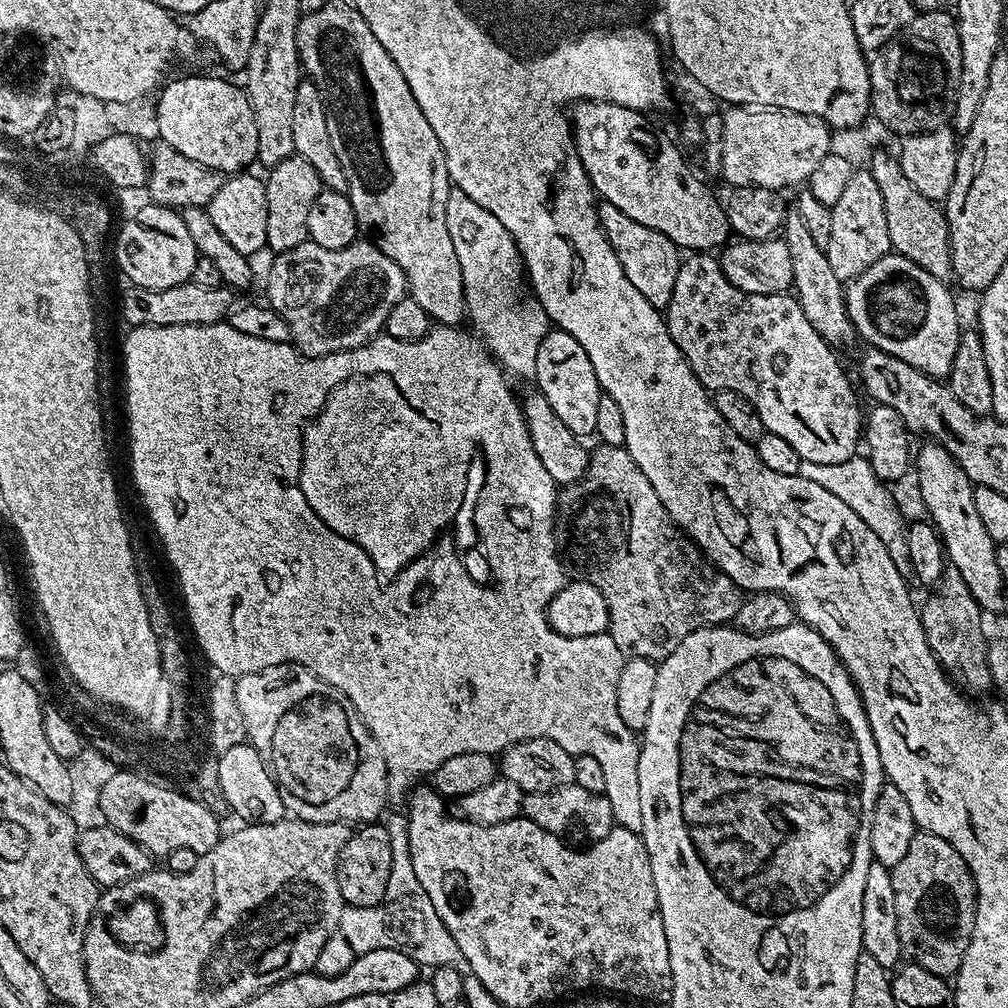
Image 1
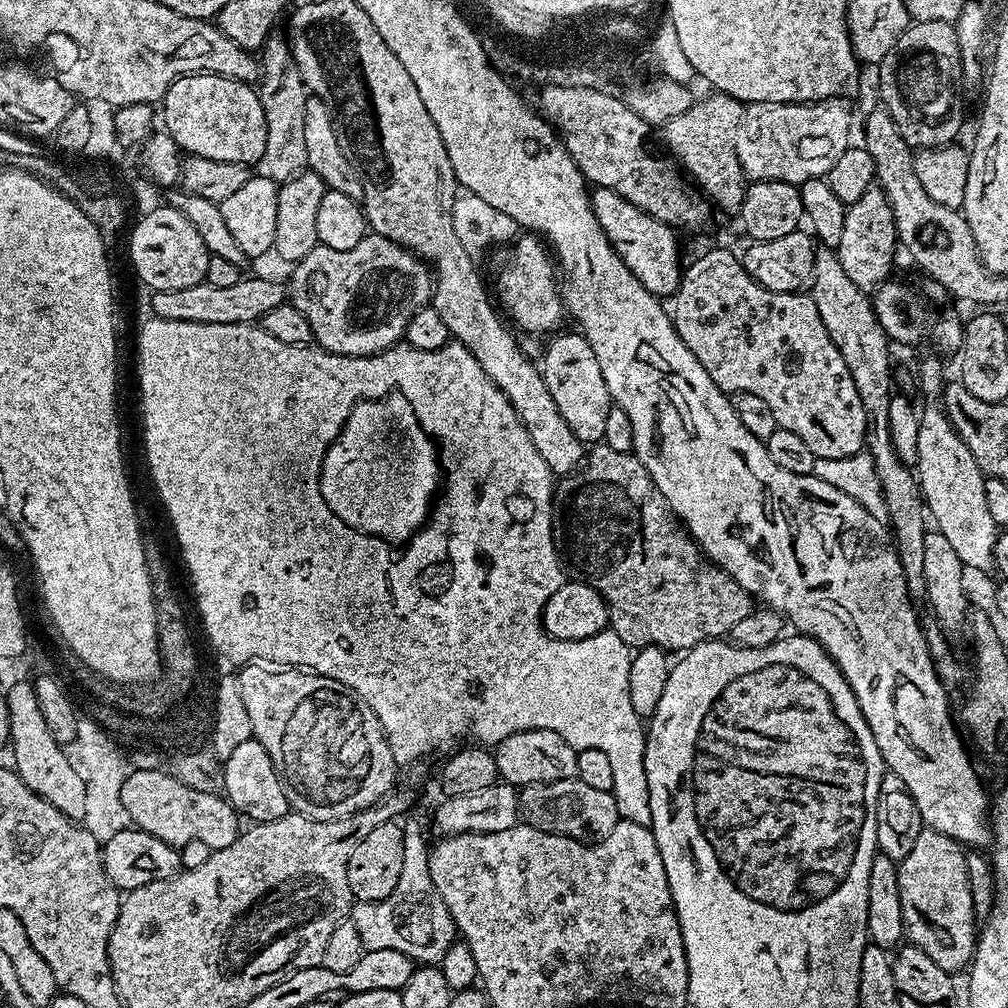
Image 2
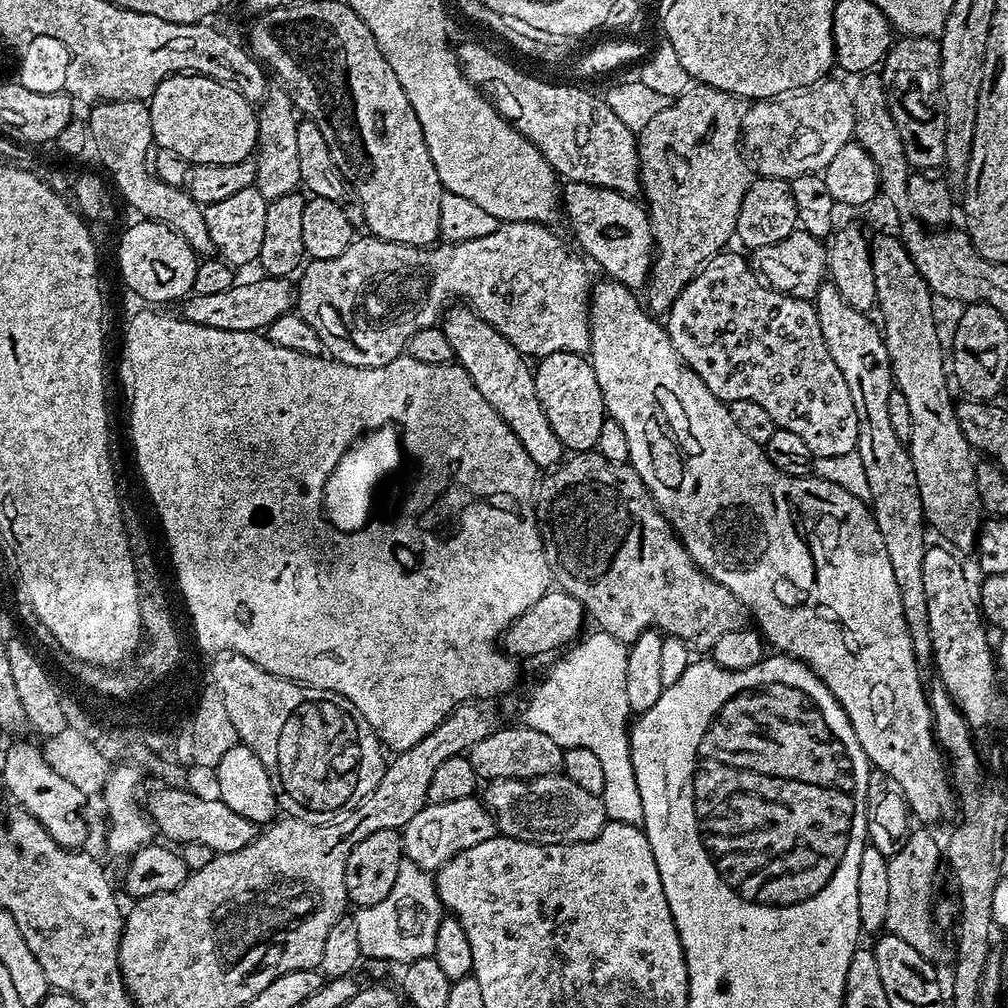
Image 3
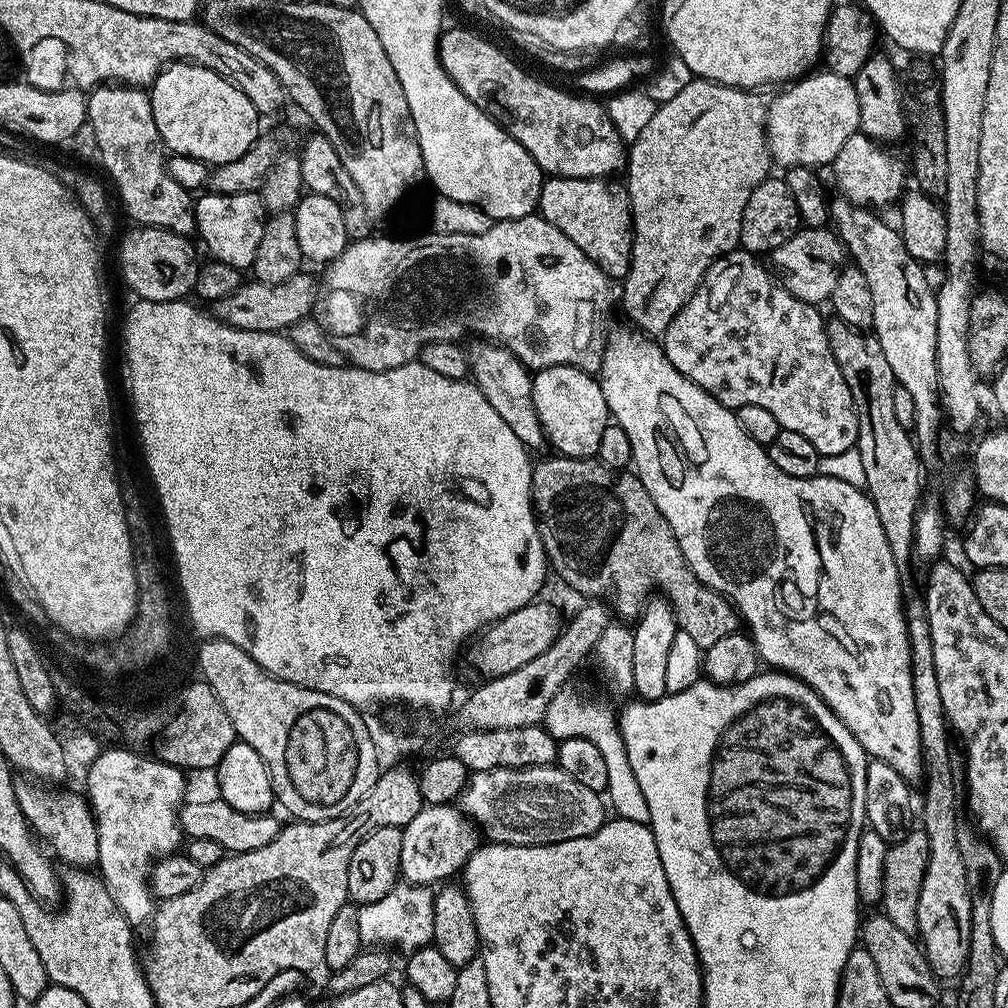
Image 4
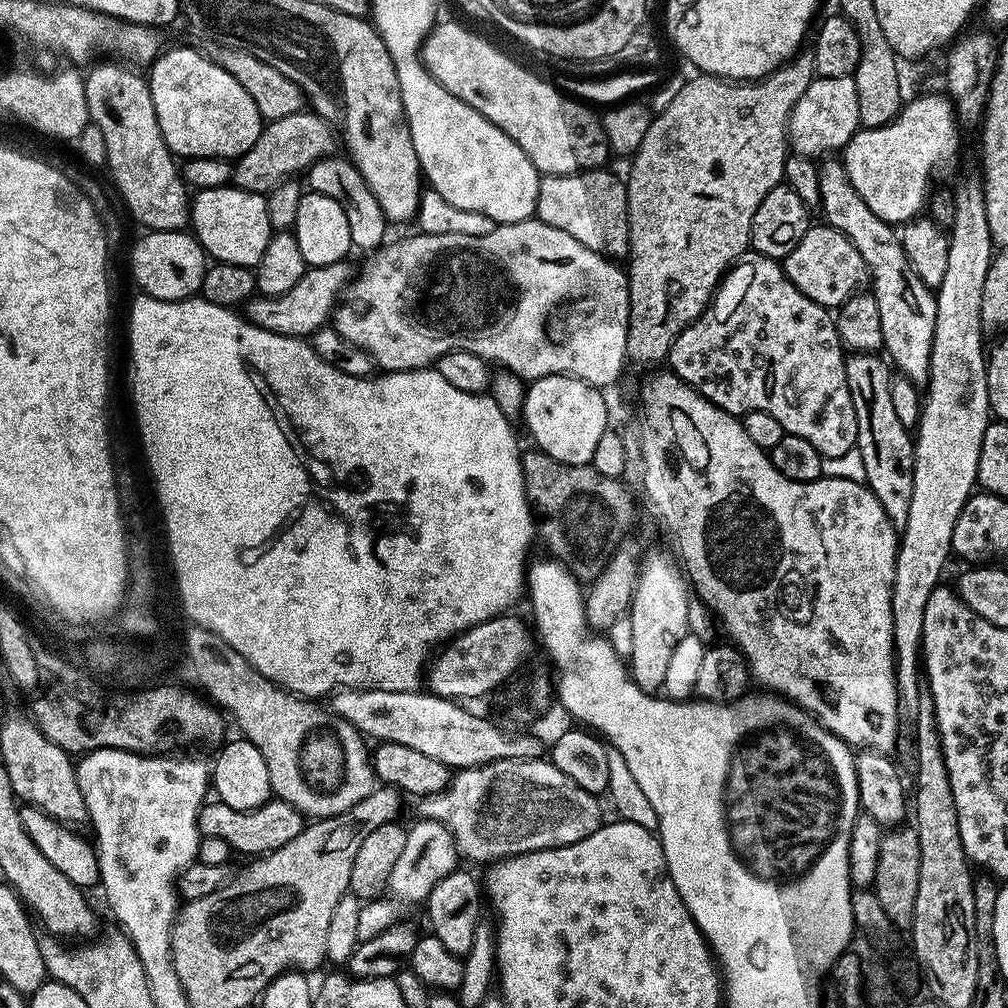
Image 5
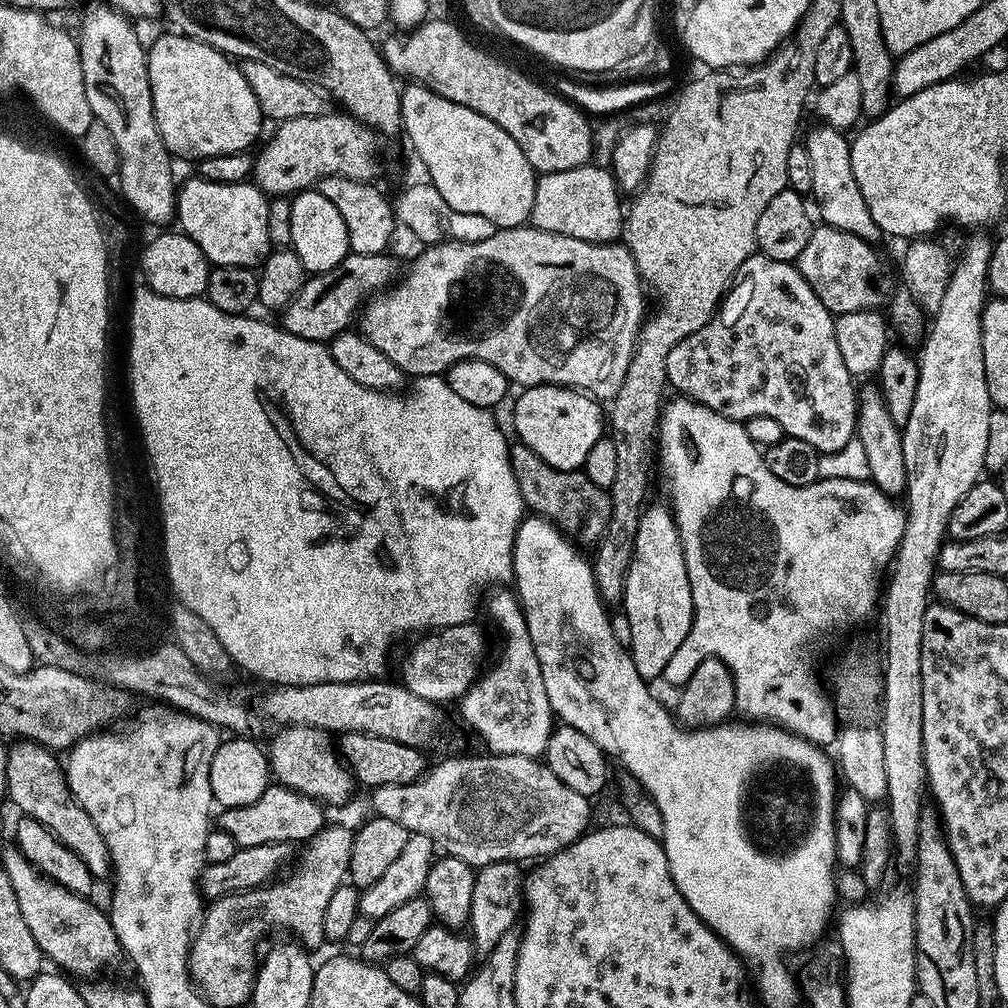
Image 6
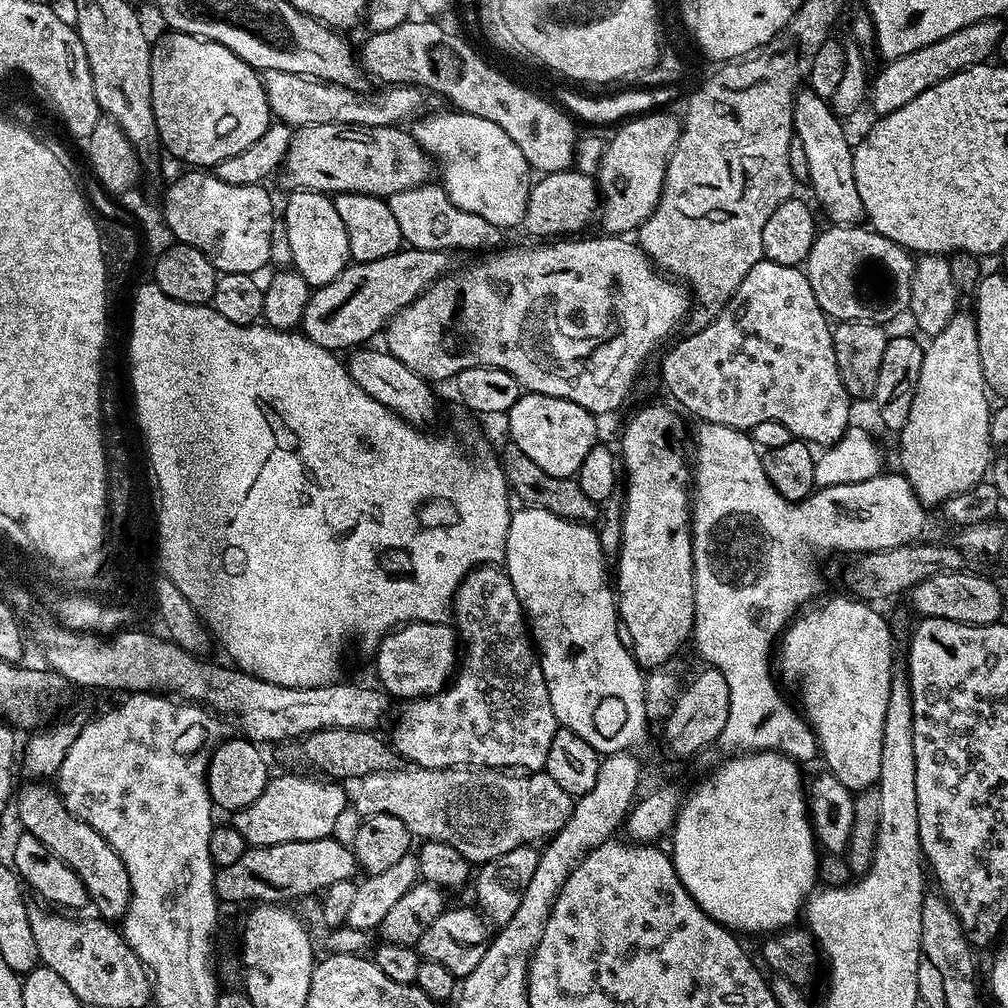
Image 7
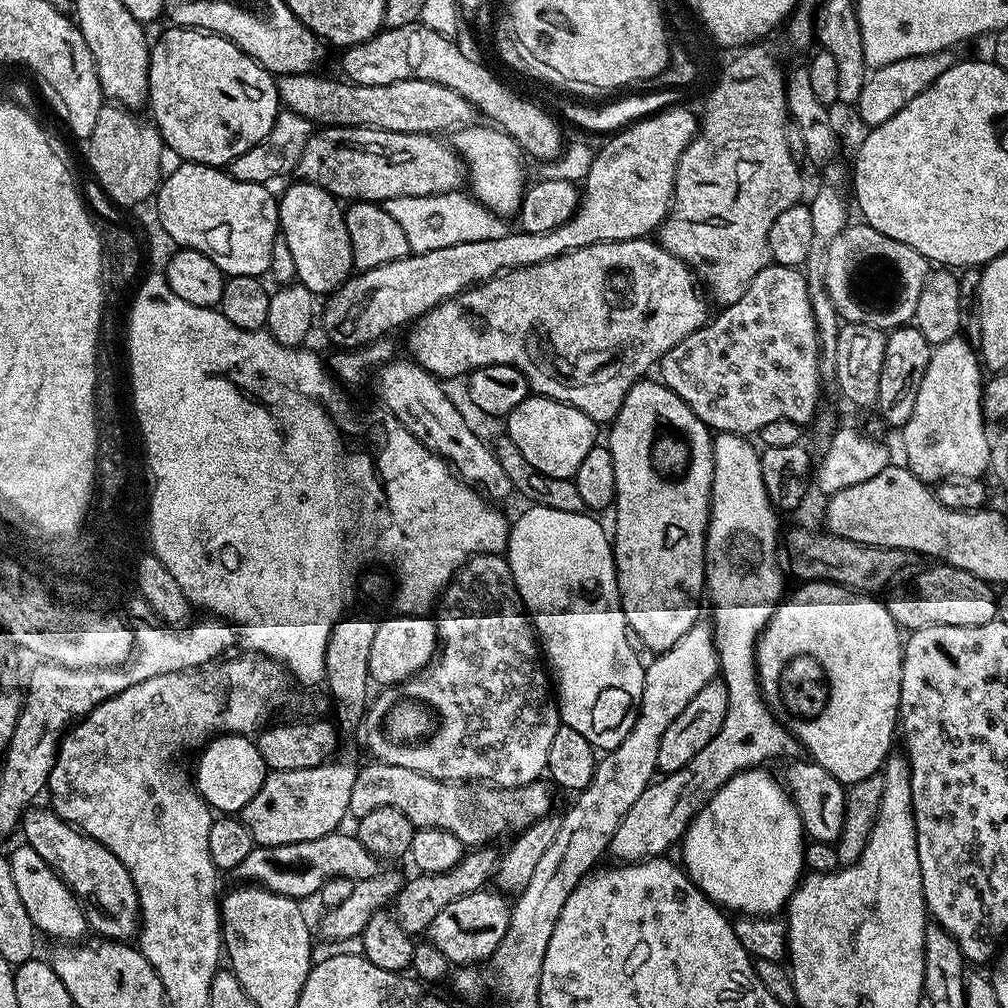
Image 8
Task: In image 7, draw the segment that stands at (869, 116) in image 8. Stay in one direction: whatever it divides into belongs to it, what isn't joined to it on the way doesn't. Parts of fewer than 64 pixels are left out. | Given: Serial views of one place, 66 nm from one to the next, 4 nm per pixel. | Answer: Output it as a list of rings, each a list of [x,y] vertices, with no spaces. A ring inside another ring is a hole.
[[[999,19],[979,20],[946,38],[938,38],[938,42],[930,42],[930,46],[922,46],[922,50],[910,50],[910,54],[902,54],[902,58],[887,61],[880,73],[873,75],[866,97],[867,103],[872,104],[877,117],[889,116],[894,110],[906,106],[922,90],[930,90],[938,82],[958,74],[975,64],[985,63],[988,55],[997,51],[1000,35],[1006,31],[1005,25],[1000,25]]]

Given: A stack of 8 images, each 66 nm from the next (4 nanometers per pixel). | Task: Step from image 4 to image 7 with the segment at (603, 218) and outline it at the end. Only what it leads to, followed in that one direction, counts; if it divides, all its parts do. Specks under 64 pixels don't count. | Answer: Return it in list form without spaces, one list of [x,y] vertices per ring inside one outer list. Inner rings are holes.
[[[575,170],[545,172],[533,183],[528,192],[526,214],[522,221],[532,238],[560,238],[565,234],[580,234],[588,223],[595,221],[602,197],[593,177]]]

